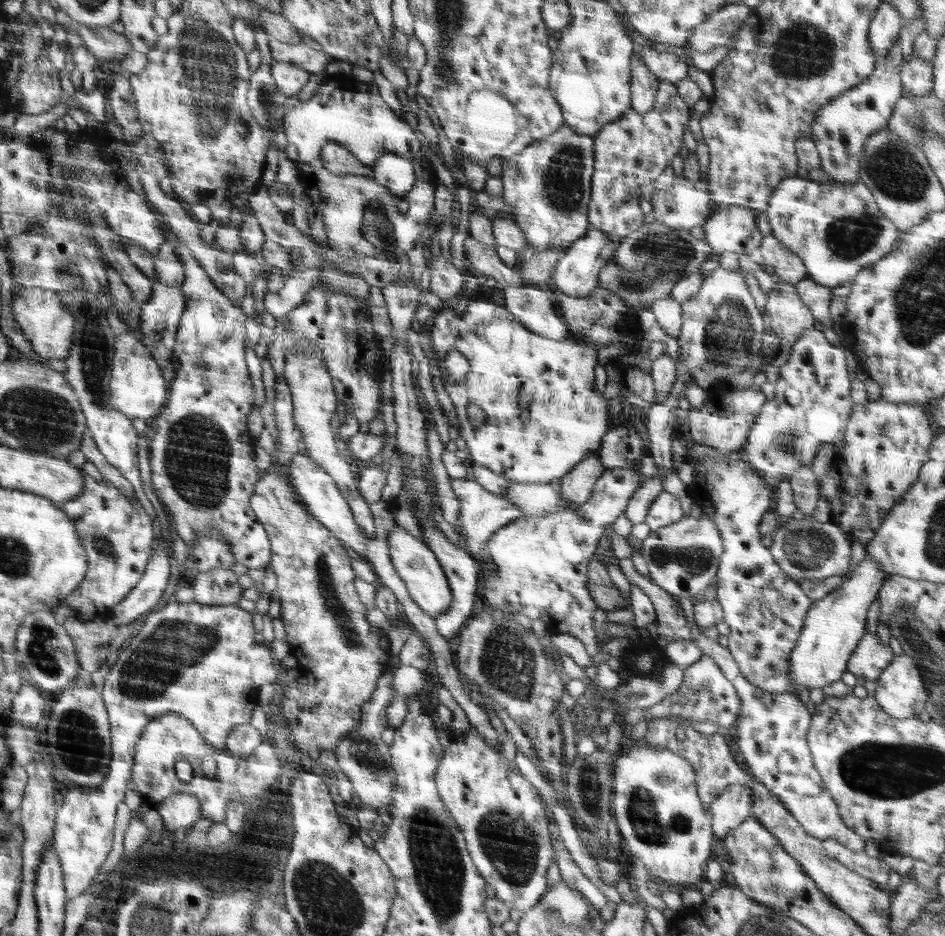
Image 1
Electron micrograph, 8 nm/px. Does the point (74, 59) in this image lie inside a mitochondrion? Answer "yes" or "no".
no

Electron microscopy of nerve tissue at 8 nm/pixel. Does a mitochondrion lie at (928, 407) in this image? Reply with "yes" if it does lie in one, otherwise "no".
no

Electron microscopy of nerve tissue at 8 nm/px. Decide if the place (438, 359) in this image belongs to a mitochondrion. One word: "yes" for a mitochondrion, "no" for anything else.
no

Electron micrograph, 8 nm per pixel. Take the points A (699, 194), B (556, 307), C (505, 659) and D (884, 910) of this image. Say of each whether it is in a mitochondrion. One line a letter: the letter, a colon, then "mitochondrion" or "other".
A: other
B: other
C: mitochondrion
D: other

